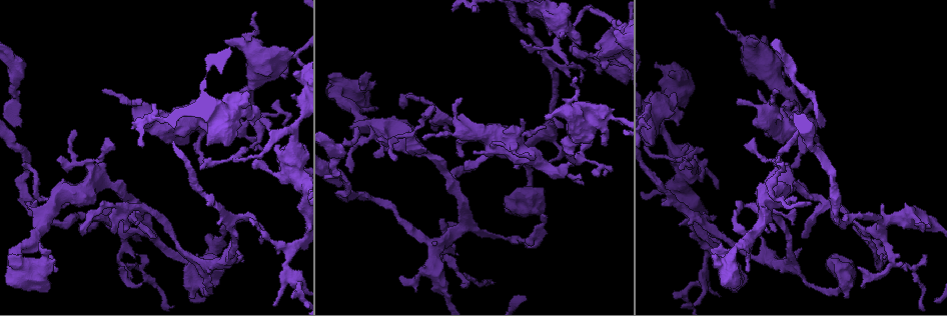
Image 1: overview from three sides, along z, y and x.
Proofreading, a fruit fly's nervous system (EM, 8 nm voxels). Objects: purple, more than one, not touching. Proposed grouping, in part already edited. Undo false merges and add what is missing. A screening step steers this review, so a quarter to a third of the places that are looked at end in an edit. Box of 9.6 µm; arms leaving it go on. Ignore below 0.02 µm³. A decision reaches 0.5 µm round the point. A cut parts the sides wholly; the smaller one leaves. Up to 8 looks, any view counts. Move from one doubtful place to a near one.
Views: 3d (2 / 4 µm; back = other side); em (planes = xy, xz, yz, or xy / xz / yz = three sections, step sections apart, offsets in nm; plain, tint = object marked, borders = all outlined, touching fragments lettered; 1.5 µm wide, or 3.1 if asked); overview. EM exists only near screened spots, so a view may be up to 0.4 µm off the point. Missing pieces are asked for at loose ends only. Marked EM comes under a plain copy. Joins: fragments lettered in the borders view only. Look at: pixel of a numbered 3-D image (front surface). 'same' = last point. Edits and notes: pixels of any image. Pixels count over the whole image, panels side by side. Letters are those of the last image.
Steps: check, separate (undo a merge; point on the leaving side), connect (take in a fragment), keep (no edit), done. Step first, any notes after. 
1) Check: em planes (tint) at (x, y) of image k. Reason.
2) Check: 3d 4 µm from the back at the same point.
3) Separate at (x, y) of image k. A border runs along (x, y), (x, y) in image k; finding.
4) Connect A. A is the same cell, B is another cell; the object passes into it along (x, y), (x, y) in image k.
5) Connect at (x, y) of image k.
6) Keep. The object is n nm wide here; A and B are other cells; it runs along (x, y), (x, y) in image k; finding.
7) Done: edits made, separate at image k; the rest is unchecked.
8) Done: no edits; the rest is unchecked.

Check: 3d 4 µm from the back at (546, 118) of image 1. Branch stops here.

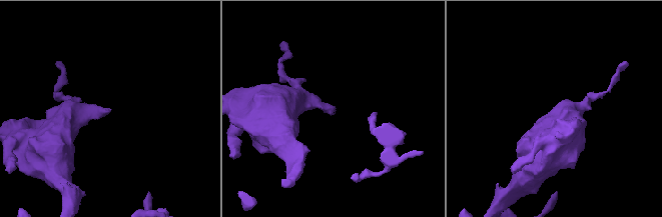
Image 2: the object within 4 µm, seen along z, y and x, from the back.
Check: em yz step 4 (tint) at (104, 113) of image 2. Need the tissue.

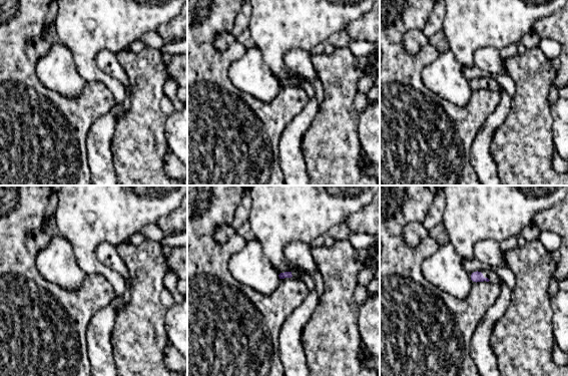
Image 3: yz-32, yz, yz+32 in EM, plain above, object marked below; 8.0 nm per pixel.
Check: em planes (borders) at the same point.

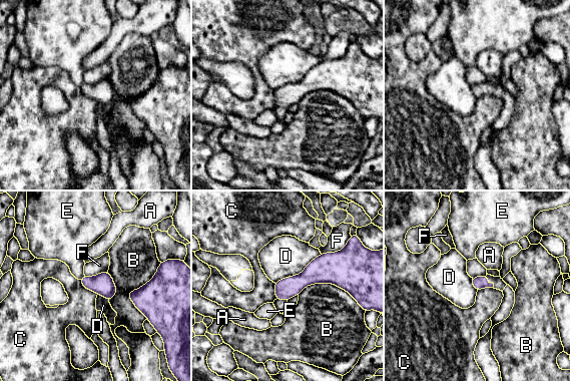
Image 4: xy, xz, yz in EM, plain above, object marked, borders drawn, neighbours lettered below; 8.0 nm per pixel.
Keep. The longest contact is with B, 480 nm; A, B, C, D, E and F are other cells; none of them fits.

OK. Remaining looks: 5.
Check: 3d 4 µm at (155, 236) of image 1. Branch stops here.

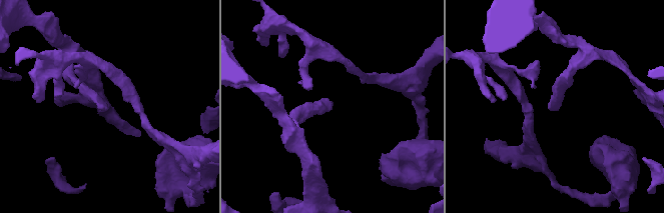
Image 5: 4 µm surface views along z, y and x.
Check: em yz step 8 (borders) at (106, 109) of image 5.

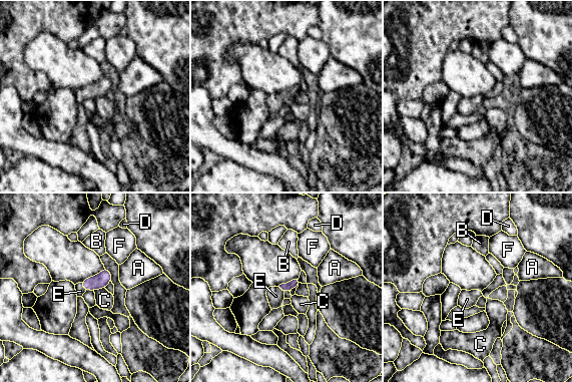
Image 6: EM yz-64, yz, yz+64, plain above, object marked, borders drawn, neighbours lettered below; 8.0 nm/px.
Connect at (80, 291) of image 6. E is the same cell, A, B, C, D and F are other cells; the object passes into it along (100, 281), (82, 287), (80, 291) in image 6; it goes on there.

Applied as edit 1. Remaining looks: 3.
Check: overview.

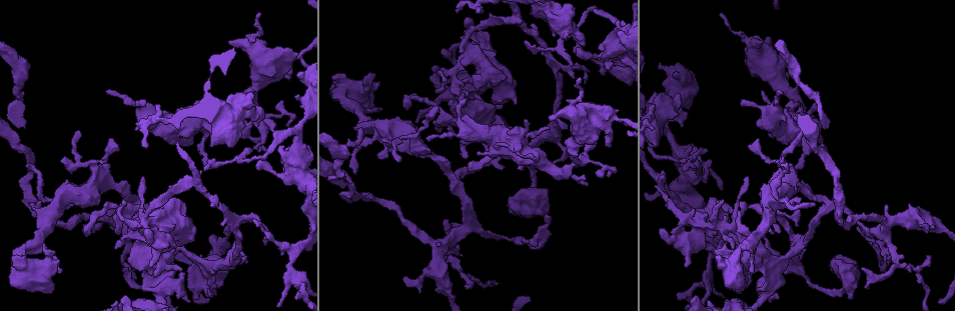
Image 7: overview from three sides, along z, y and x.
Check: em xz step 4 (tint) at (106, 93) of image 7. Tapers out.

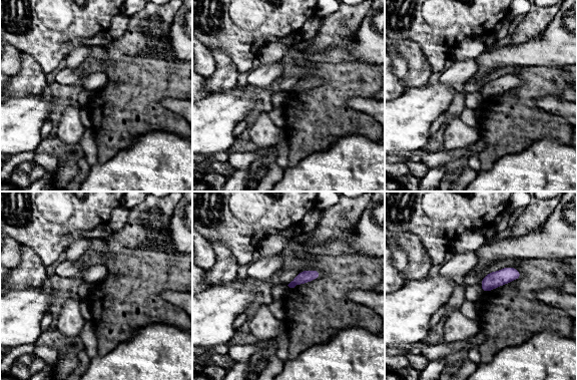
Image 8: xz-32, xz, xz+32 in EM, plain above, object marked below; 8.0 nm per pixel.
Check: em planes (borders) at the same point. Cut it another way.

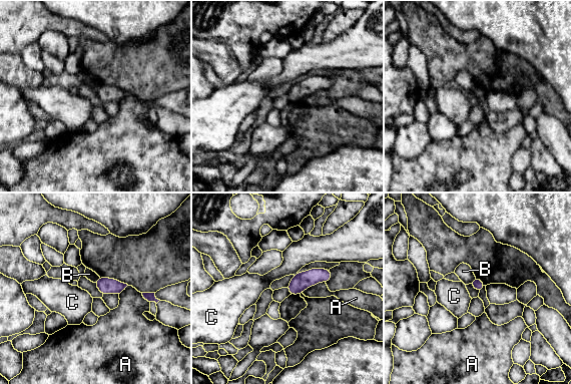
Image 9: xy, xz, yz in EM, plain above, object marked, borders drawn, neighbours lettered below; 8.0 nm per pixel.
Keep. A, B and C are other cells; none of them fits.

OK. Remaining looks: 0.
Done: edits made, connect at image 6; the rest is unchecked.

